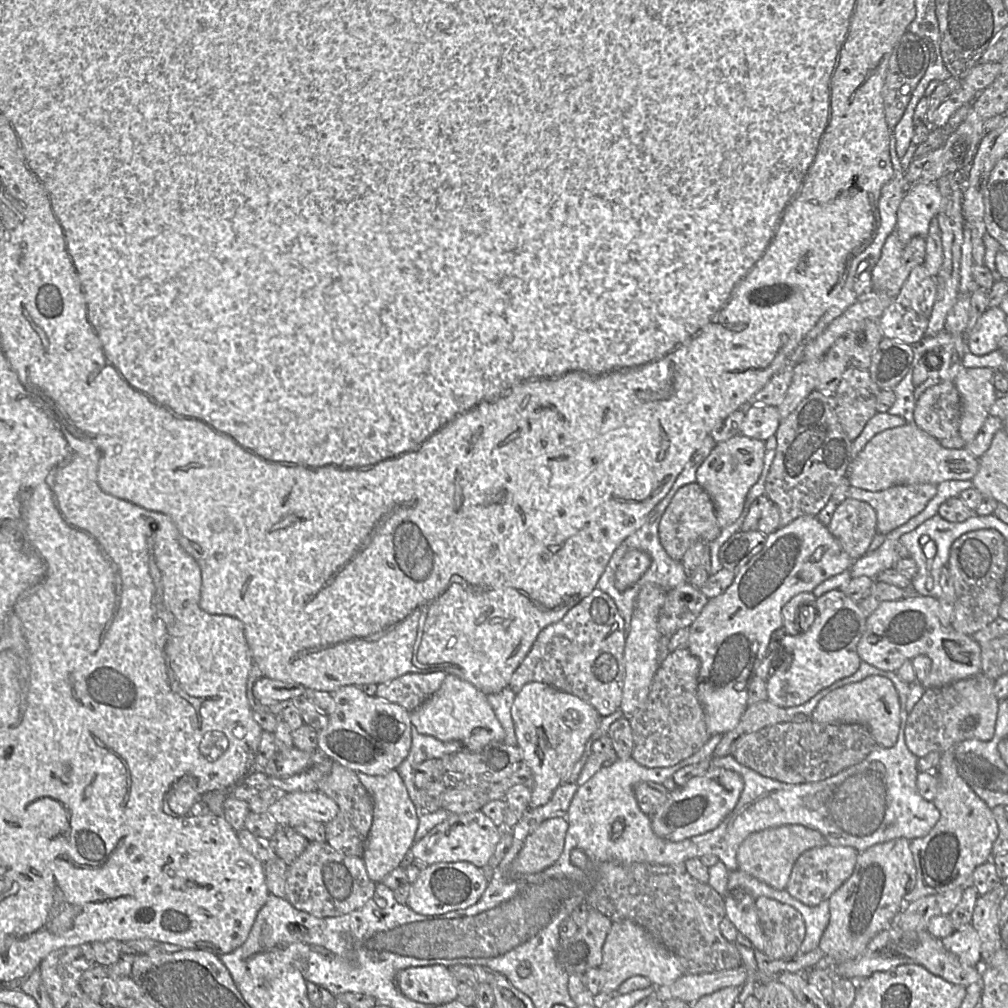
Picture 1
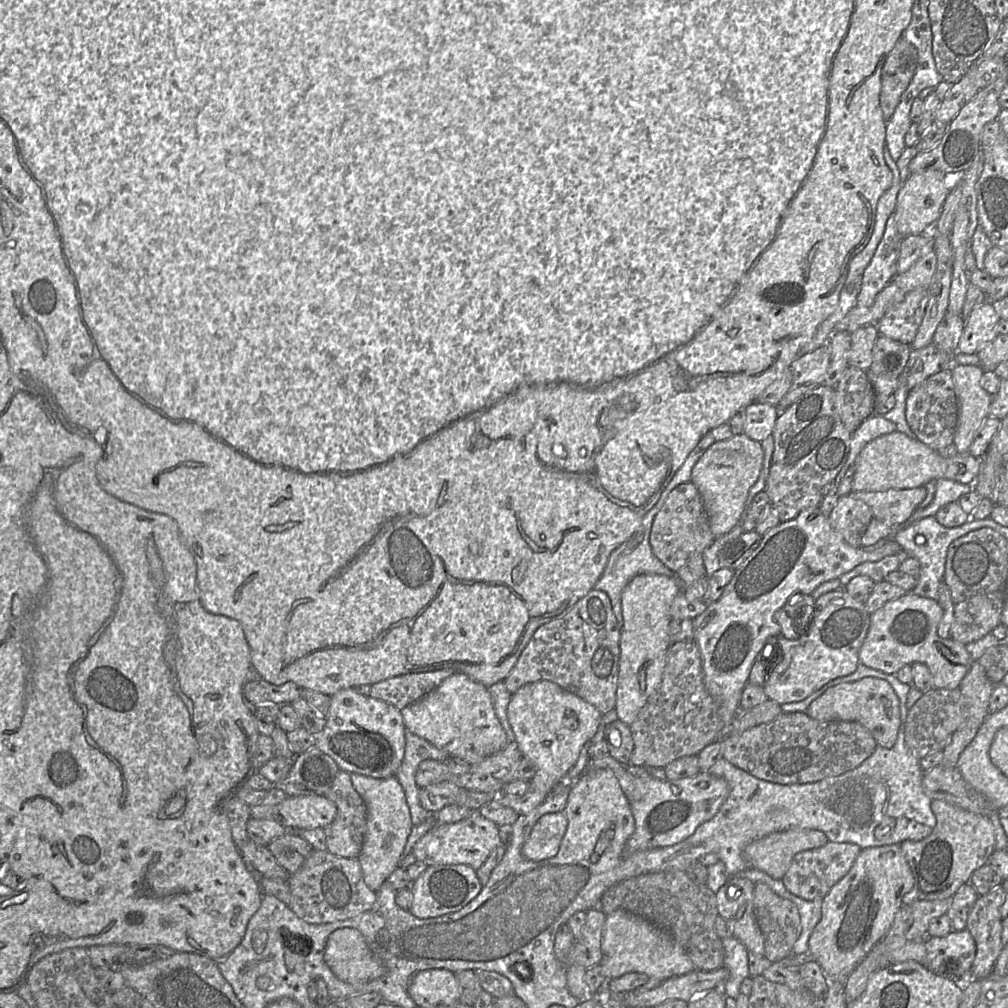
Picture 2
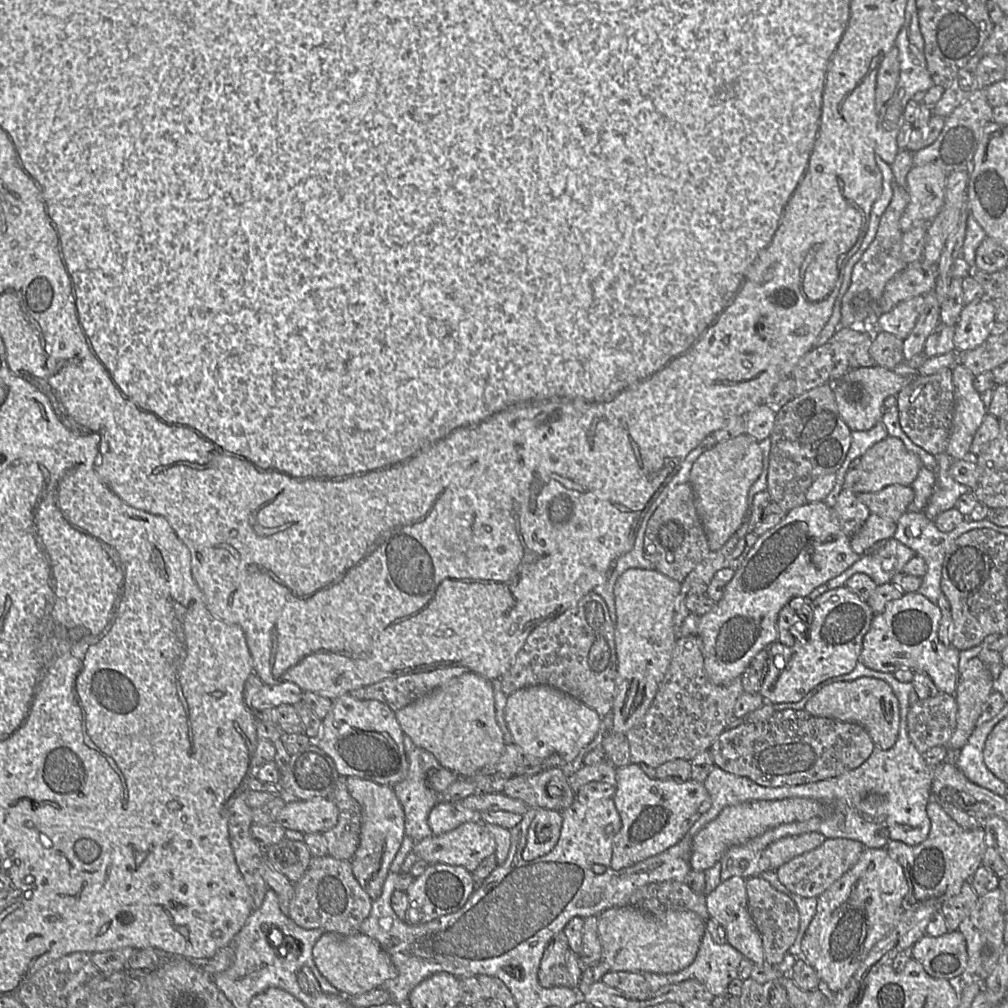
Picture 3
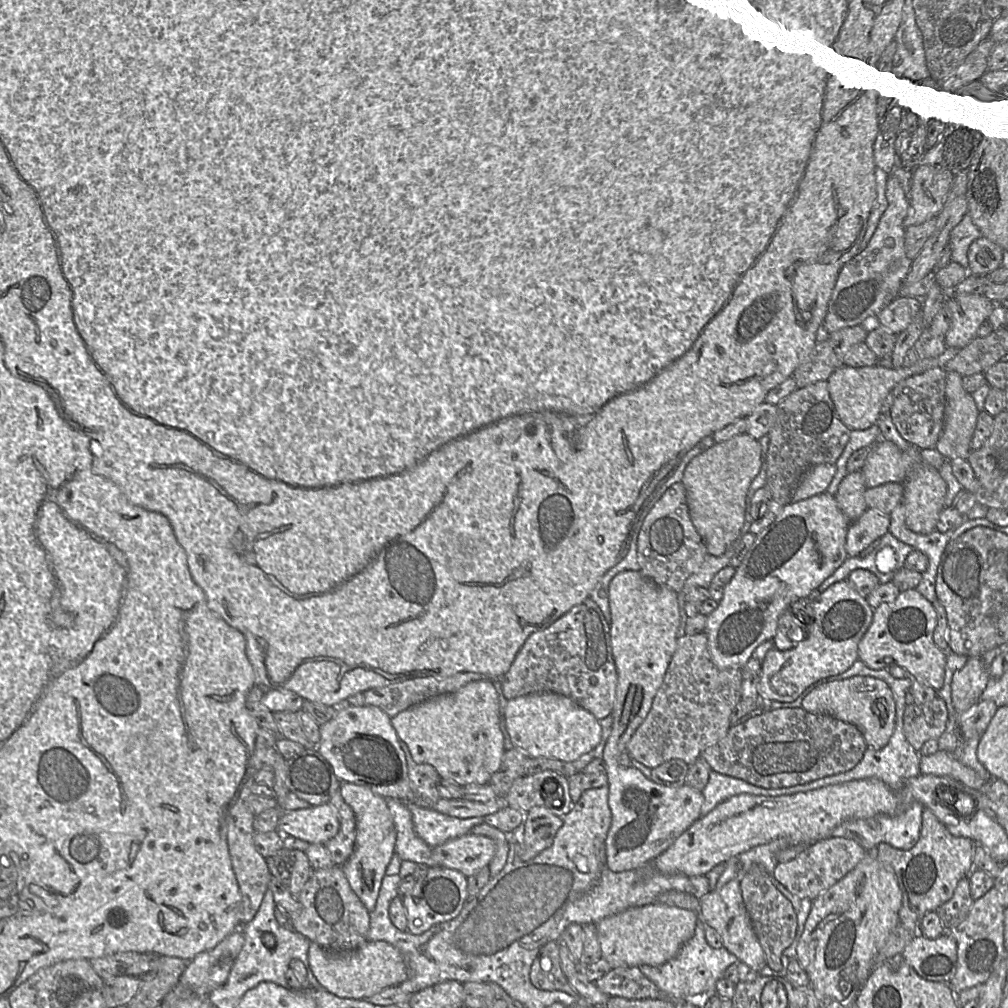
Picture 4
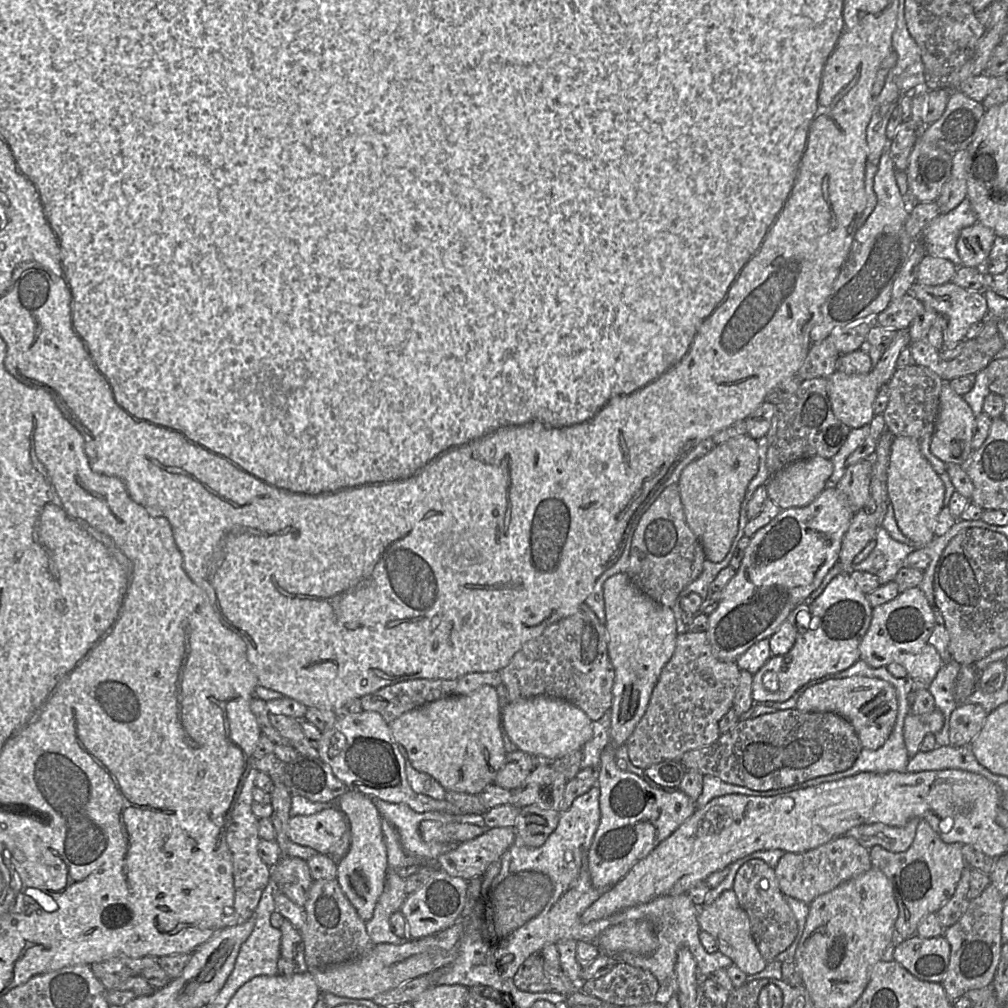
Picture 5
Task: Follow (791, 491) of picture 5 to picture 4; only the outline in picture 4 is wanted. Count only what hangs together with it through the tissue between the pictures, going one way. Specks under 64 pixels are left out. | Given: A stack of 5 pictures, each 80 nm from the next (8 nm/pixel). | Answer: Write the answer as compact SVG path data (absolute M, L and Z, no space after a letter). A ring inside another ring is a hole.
M819 464L807 470L793 493L792 503L826 492L835 473L835 464Z

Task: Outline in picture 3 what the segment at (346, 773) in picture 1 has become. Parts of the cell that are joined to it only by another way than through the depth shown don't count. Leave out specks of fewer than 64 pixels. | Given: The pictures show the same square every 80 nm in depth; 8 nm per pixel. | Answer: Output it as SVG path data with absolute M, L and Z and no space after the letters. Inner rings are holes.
M339 776L333 789L326 797L338 809L338 822L327 832L322 833L328 850L328 855L337 860L350 860L353 858L360 841L361 808L347 789L346 778Z

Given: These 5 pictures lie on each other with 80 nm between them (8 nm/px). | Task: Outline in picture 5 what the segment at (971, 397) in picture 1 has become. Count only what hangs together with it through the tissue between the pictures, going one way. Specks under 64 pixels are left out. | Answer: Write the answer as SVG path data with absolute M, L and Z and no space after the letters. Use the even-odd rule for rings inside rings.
M949 381L943 382L938 415L930 438L932 454L947 465L962 465L973 452L972 440L975 421L976 417L963 396L951 388Z

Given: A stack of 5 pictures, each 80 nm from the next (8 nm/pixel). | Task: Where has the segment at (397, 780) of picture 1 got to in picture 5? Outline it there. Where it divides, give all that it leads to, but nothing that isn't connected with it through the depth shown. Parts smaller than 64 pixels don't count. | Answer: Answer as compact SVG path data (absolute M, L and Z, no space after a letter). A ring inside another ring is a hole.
M353 789L347 790L337 799L336 807L345 815L351 833L349 851L337 863L336 879L360 918L367 922L372 918L376 903L383 892L388 871L382 818L372 798Z

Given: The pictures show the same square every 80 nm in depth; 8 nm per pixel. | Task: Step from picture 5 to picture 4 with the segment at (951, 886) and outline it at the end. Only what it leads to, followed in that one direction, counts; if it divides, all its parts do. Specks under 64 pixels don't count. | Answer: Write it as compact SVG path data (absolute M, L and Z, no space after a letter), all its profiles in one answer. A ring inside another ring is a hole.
M928 808L923 809L918 842L910 850L900 850L887 843L879 844L874 856L895 873L902 892L899 922L910 930L919 929L922 917L950 900L959 881L974 869L976 843L965 837L956 837Z

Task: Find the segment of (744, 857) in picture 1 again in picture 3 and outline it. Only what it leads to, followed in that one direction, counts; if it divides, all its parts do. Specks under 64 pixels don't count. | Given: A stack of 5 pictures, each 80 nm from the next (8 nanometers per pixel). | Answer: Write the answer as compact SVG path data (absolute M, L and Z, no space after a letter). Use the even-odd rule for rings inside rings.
M818 832L784 837L771 843L764 850L764 857L771 863L771 870L776 871L792 859L819 847L825 840Z

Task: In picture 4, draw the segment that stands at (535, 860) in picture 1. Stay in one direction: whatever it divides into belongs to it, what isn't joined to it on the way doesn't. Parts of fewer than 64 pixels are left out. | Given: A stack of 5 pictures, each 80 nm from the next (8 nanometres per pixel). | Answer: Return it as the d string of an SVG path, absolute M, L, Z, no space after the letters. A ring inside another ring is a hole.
M533 807L524 813L524 853L522 860L532 859L549 848L562 825L563 818L544 807Z

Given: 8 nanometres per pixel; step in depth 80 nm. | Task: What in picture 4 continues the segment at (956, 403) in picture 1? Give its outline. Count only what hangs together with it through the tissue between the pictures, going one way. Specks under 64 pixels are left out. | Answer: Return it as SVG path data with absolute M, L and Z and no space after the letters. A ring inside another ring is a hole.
M934 368L900 381L891 391L893 403L889 414L901 437L915 448L935 448L942 433L947 372Z

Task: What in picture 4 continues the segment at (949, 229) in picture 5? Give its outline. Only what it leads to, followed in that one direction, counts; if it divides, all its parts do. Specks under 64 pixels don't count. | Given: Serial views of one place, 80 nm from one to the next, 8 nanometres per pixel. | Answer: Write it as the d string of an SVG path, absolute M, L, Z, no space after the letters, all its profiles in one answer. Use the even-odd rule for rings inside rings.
M967 211L950 233L948 249L951 261L957 262L968 269L968 249L971 243L981 236L980 230L974 224L969 211Z

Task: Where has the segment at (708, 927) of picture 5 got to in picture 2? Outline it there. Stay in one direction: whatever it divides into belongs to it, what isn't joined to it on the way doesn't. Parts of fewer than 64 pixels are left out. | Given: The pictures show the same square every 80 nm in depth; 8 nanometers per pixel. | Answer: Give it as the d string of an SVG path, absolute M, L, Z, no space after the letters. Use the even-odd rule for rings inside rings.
M729 877L716 893L718 914L731 930L732 937L743 943L749 952L764 955L764 938L753 911L754 883L742 877Z

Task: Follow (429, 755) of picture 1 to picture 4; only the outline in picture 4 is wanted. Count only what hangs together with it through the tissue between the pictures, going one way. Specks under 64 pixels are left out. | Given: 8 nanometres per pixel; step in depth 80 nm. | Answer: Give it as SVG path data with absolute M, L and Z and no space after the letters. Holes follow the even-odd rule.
M401 740L400 747L406 757L408 777L412 790L421 797L429 798L430 801L438 801L441 797L437 785L441 777L436 769L429 764L417 764L413 760L408 746ZM393 798L386 800L396 830L395 854L402 861L412 861L428 867L437 866L432 858L432 848L414 830L407 803Z

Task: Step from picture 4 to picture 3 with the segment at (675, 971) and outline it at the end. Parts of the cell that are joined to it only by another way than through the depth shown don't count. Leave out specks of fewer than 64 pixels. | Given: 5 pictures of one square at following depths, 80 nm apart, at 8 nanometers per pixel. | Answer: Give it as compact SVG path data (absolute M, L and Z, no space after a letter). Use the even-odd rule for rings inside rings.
M705 930L701 939L698 953L691 965L675 973L658 974L644 972L642 975L649 983L652 991L670 984L676 984L684 980L695 979L704 987L706 994L710 997L728 997L728 986L730 982L738 978L737 969L744 956L729 943L717 944L713 941L711 934Z

